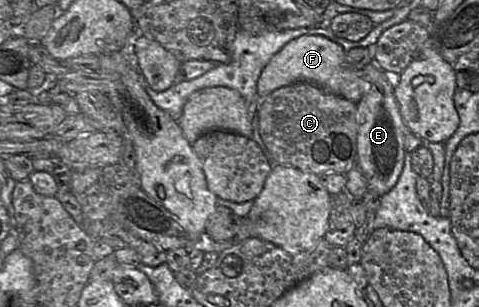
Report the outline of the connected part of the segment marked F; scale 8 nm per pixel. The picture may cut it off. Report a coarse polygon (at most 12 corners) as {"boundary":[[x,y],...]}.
{"boundary":[[320,35],[284,45],[257,82],[262,100],[305,81],[356,105],[363,70]]}

